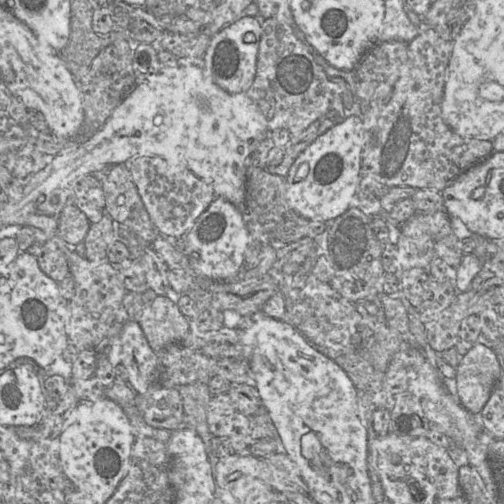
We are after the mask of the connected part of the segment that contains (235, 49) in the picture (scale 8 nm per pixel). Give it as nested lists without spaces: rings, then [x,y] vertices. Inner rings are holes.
[[[243,15],[214,36],[206,49],[202,67],[211,81],[230,94],[247,94],[256,75],[257,57],[262,35],[263,18]],[[252,32],[256,39],[252,43],[244,41],[244,35]]]

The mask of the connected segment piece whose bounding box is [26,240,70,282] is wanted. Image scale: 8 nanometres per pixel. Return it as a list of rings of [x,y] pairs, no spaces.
[[[35,240],[26,251],[37,257],[40,269],[54,281],[70,276],[68,261],[54,240]]]

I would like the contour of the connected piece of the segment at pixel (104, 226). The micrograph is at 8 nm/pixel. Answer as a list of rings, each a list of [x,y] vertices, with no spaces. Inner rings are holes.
[[[105,214],[99,221],[90,223],[84,238],[85,256],[88,260],[102,262],[110,245],[121,238],[121,226]]]

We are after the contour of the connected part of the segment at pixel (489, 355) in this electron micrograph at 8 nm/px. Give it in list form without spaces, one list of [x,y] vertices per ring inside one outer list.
[[[475,343],[460,357],[456,368],[457,399],[472,414],[479,415],[502,376],[502,368],[494,350]]]

